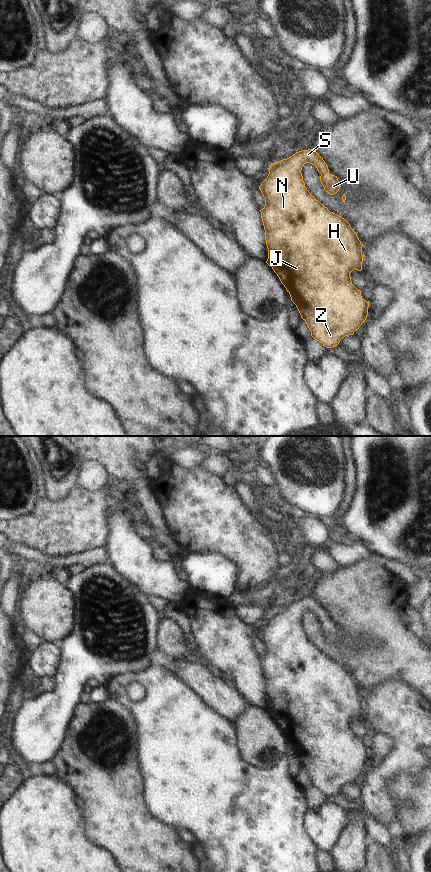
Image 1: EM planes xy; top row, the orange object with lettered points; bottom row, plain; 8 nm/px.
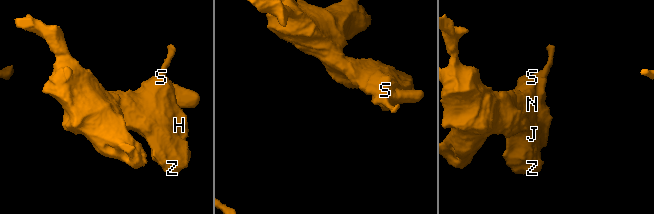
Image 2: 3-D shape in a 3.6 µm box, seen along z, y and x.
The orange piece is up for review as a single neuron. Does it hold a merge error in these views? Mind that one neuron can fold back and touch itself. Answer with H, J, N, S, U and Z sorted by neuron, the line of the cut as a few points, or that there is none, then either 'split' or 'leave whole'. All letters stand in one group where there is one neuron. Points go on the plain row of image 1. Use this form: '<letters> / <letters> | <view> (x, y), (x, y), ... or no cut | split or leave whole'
H J N S U Z | no cut | leave whole

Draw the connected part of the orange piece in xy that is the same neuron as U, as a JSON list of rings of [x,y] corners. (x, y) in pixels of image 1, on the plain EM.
[[[313,597],[296,600],[287,607],[271,612],[267,626],[259,634],[265,646],[265,654],[260,660],[268,696],[266,711],[272,715],[290,742],[291,749],[306,770],[311,784],[326,796],[332,796],[337,794],[345,784],[353,783],[368,763],[369,750],[362,746],[361,739],[352,732],[350,725],[354,717],[362,718],[363,692],[344,666],[330,660],[307,638],[301,621],[305,611],[310,611],[317,616],[321,622],[321,632],[330,643],[336,642],[340,637],[337,624],[329,621],[327,612]]]

